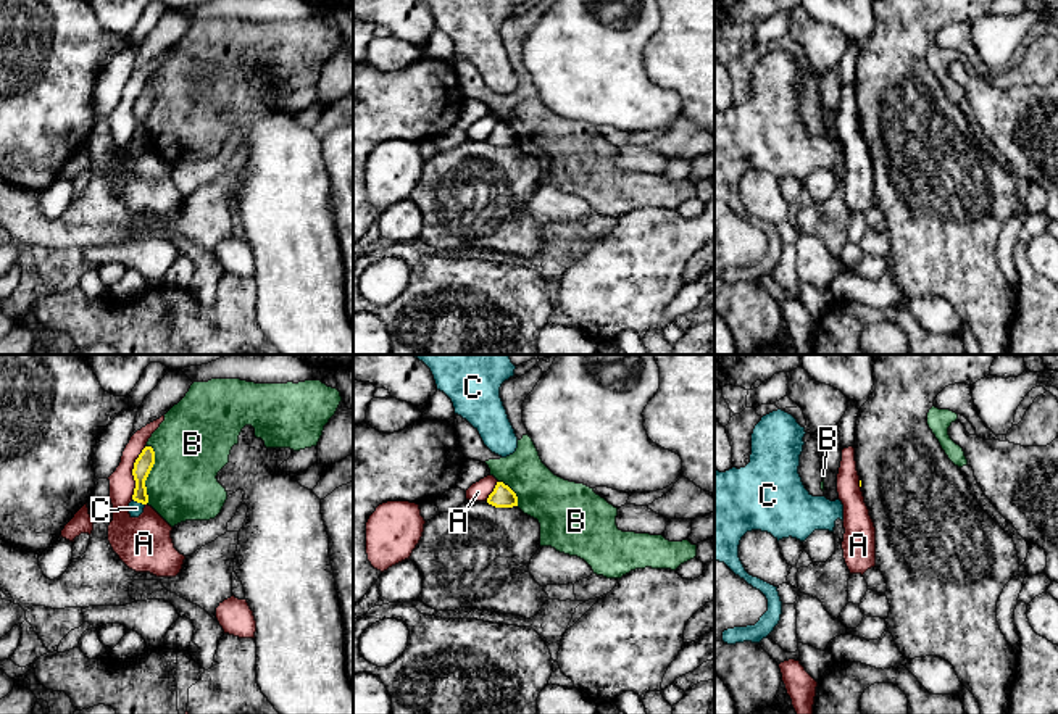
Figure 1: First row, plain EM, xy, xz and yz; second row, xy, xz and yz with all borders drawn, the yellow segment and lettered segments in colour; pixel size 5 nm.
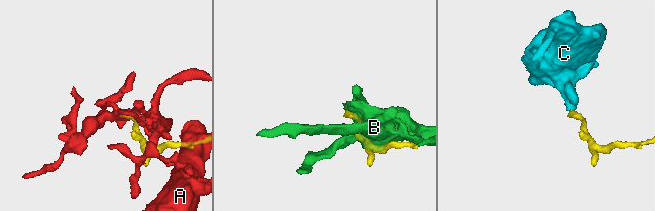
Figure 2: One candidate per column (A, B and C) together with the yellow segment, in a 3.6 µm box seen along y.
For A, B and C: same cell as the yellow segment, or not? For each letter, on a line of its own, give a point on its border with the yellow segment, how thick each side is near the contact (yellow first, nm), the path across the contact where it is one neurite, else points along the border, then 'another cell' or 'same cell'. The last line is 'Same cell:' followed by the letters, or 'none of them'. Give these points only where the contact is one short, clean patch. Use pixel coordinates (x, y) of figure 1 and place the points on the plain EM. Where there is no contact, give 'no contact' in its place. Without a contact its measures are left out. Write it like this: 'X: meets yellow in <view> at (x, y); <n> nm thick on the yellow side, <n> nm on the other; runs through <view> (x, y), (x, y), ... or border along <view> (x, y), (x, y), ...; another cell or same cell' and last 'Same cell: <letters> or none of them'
A: meets yellow in xy at (133, 112); 90 nm thick on the yellow side, 130 nm on the other; another cell
B: meets yellow in xy at (149, 112); 90 nm thick on the yellow side, 380 nm on the other; another cell
C: meets yellow in xy at (139, 141); 90 nm thick on the yellow side, 70 nm on the other; border along xy (133, 137), (144, 144); another cell
Same cell: none of them

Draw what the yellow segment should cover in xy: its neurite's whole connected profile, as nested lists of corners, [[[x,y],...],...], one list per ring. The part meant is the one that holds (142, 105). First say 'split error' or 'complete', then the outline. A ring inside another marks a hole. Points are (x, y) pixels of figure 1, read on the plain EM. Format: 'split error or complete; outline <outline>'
complete; outline [[[145,85],[134,102],[132,114],[135,119],[135,127],[132,139],[142,143],[148,142],[145,119],[155,103],[155,90],[152,85]]]

